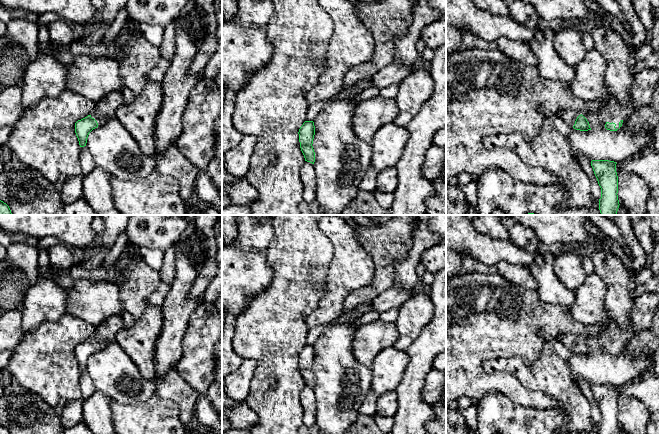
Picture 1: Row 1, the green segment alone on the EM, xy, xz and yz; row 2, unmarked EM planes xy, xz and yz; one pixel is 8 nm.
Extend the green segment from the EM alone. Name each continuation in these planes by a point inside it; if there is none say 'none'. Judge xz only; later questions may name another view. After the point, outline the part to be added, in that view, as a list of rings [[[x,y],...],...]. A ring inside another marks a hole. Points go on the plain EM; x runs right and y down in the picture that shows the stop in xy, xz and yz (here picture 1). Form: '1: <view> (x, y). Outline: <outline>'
none

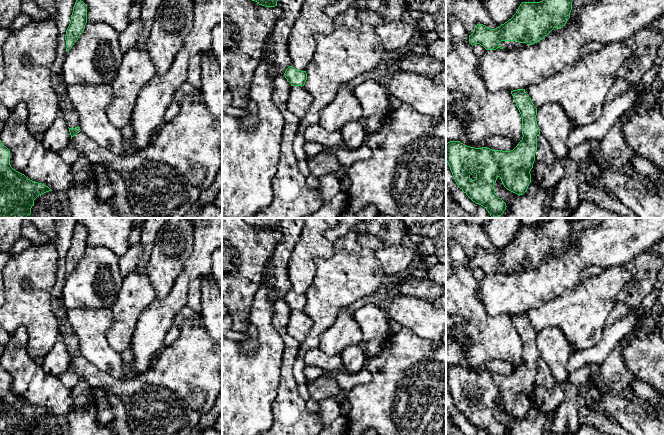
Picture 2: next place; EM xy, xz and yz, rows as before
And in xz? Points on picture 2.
none

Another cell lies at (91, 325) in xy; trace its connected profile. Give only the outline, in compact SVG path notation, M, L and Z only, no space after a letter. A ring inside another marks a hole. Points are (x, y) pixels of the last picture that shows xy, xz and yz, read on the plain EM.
M77 307L67 310L67 321L80 341L80 354L99 371L114 378L125 376L127 365L121 353L111 347L107 331L113 324L109 308Z

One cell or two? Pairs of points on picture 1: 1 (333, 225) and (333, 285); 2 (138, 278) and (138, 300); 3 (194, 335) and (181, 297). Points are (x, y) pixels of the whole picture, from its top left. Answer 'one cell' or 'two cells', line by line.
1: one cell
2: one cell
3: two cells

